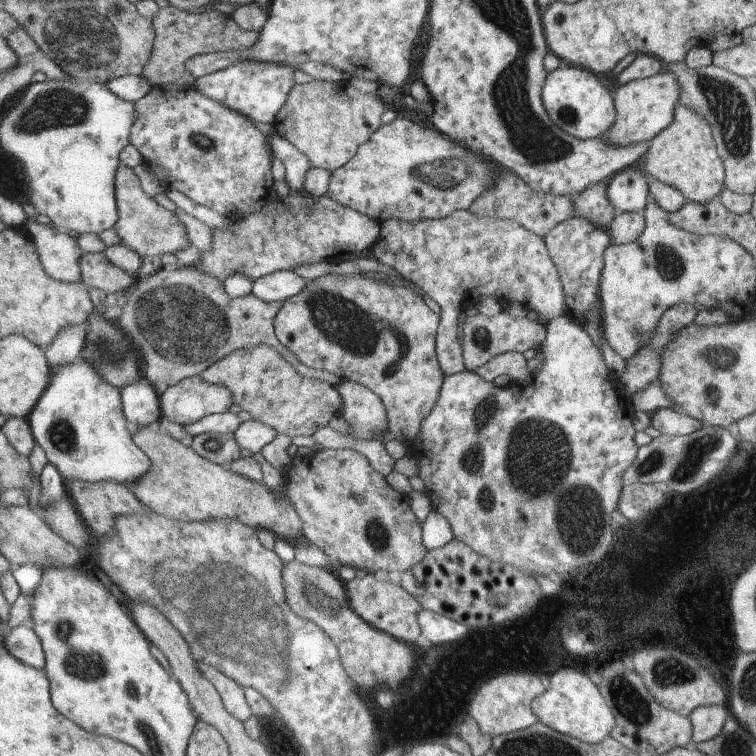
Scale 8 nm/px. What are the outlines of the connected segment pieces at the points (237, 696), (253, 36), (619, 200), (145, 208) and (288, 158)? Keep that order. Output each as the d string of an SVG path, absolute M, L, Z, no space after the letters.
M197 661L197 666L203 672L203 676L215 685L227 710L243 722L249 720L254 712L249 706L244 686L239 684L234 677L225 674L224 671L210 664Z
M167 6L161 7L157 16L151 19L155 28L155 44L141 74L151 86L178 87L195 84L197 78L190 74L187 66L191 58L219 51L247 51L258 42L260 37L257 31L242 29L231 14L221 11L188 13L179 7Z
M623 170L611 178L607 198L614 206L616 216L624 212L643 212L649 198L648 180L642 170Z
M121 165L116 174L116 196L120 219L113 229L122 236L124 245L131 247L143 258L148 260L150 256L175 255L179 250L185 250L191 246L191 240L187 236L187 226L181 222L181 218L168 208L161 206L155 198L147 195L141 186L137 174L130 166Z
M278 133L269 135L267 138L275 158L286 168L285 178L288 180L289 188L304 192L307 173L313 167L309 157Z

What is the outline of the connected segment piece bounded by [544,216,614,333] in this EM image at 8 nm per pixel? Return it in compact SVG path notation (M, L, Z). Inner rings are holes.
M575 216L558 224L544 239L562 277L566 297L565 316L583 326L587 314L599 307L598 331L602 333L602 272L606 264L606 252L614 243L609 229L600 227L585 217Z

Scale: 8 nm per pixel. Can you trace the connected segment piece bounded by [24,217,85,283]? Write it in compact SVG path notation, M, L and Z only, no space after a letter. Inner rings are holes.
M33 217L24 227L35 239L43 266L52 277L63 282L83 282L80 260L85 253L75 237L57 232L50 223L39 224Z

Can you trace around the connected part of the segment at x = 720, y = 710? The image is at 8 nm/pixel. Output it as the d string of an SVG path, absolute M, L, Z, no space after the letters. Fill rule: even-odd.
M724 705L694 708L688 714L692 726L692 740L695 743L711 740L721 730L729 712Z

